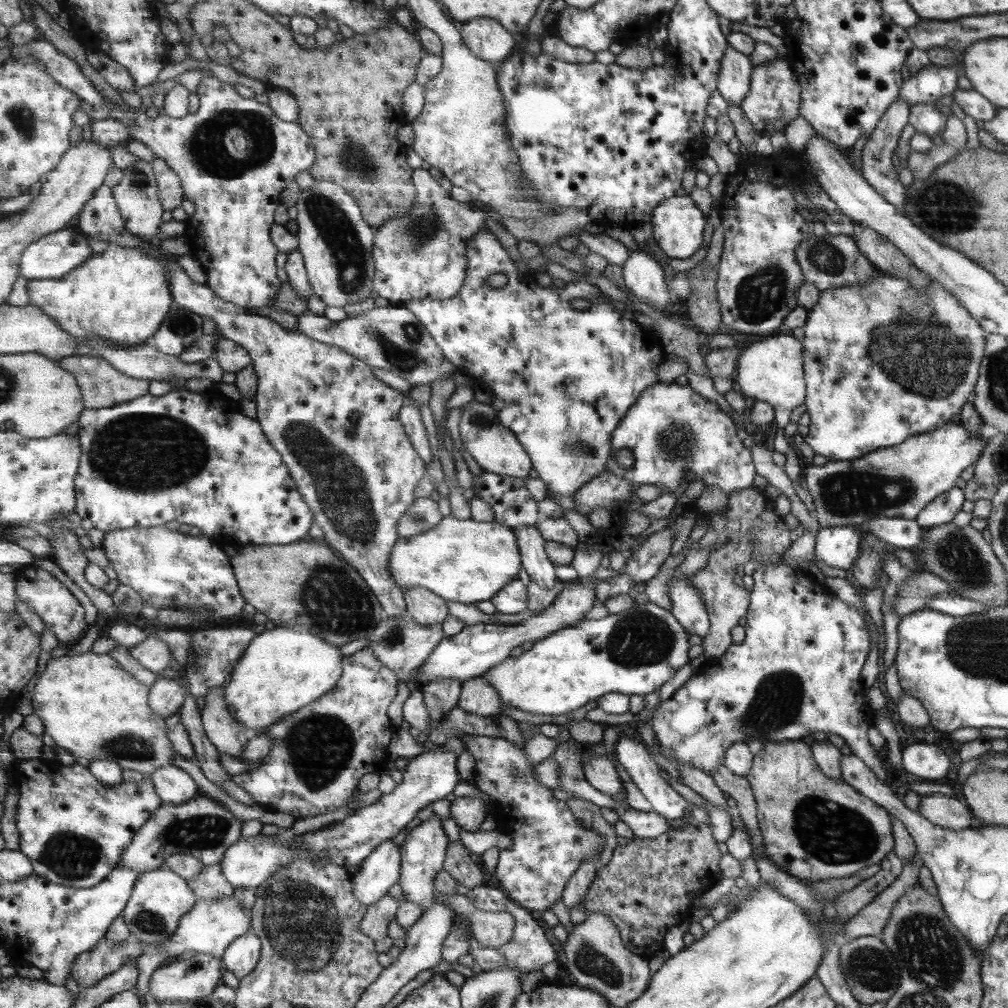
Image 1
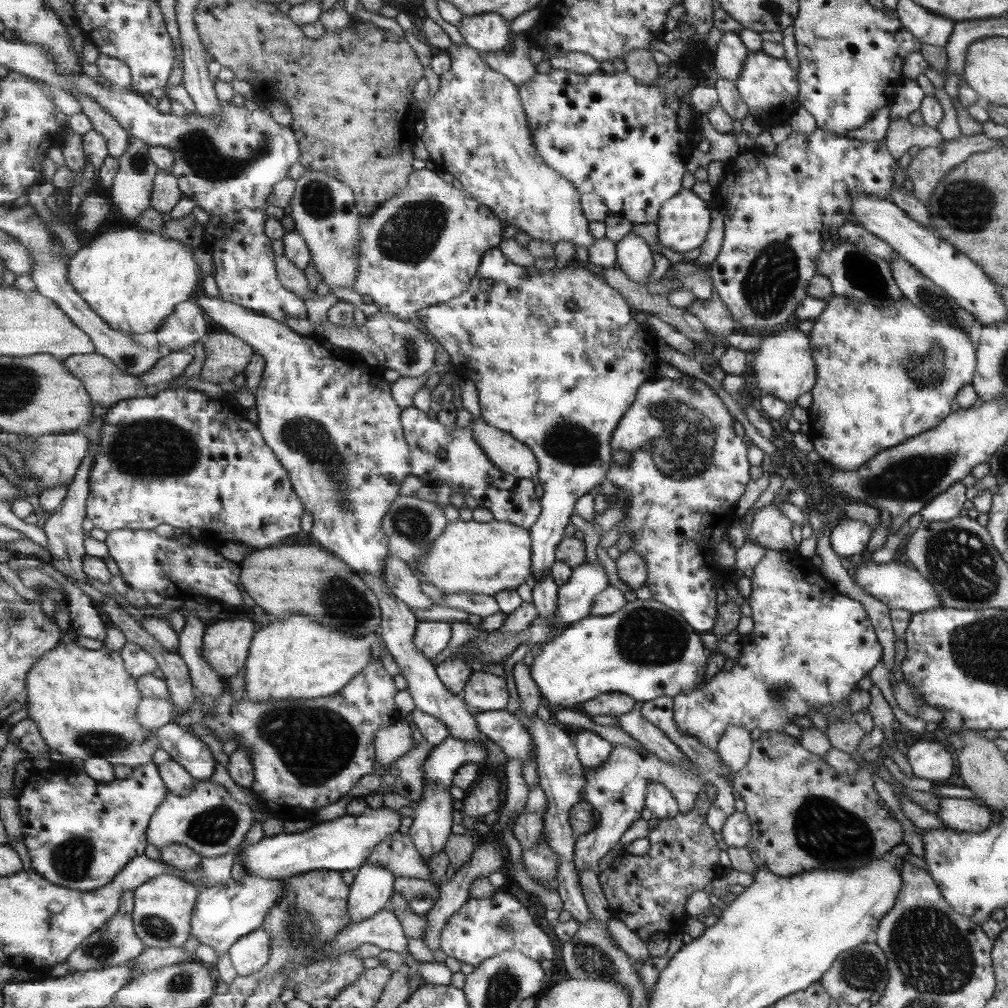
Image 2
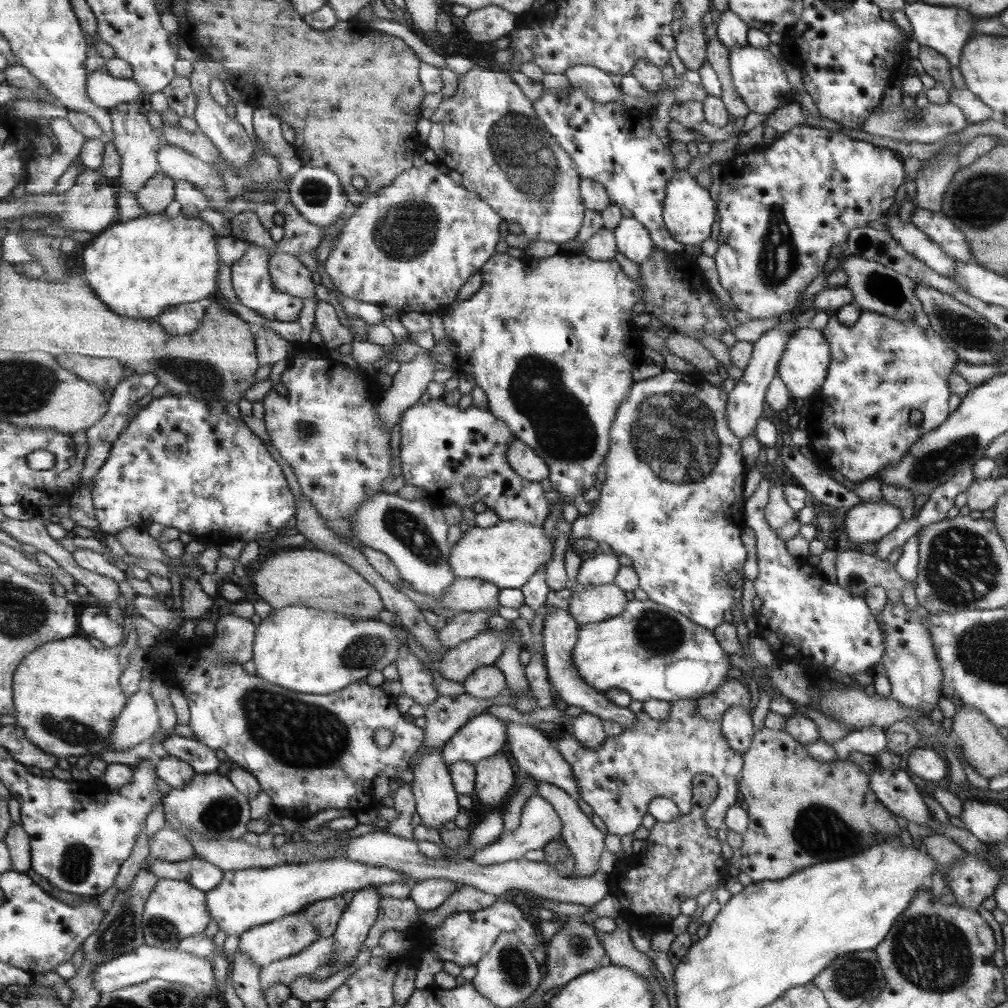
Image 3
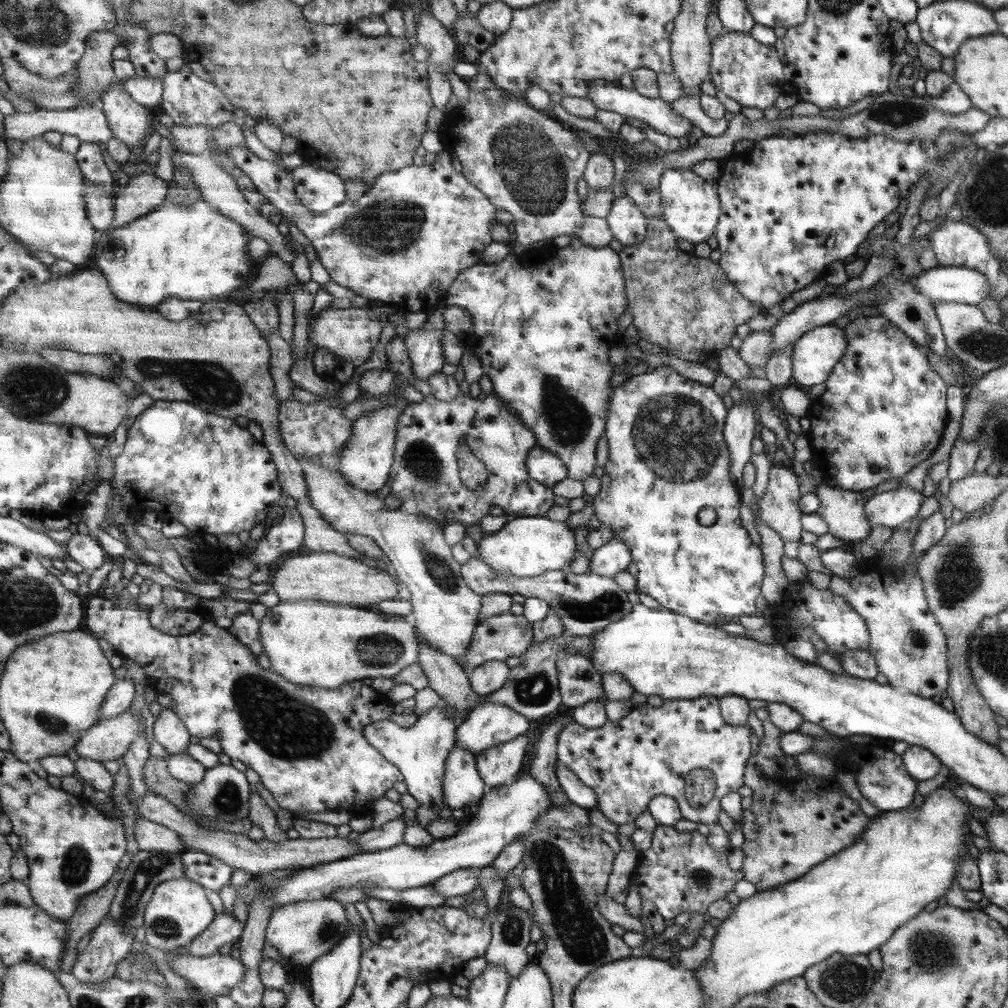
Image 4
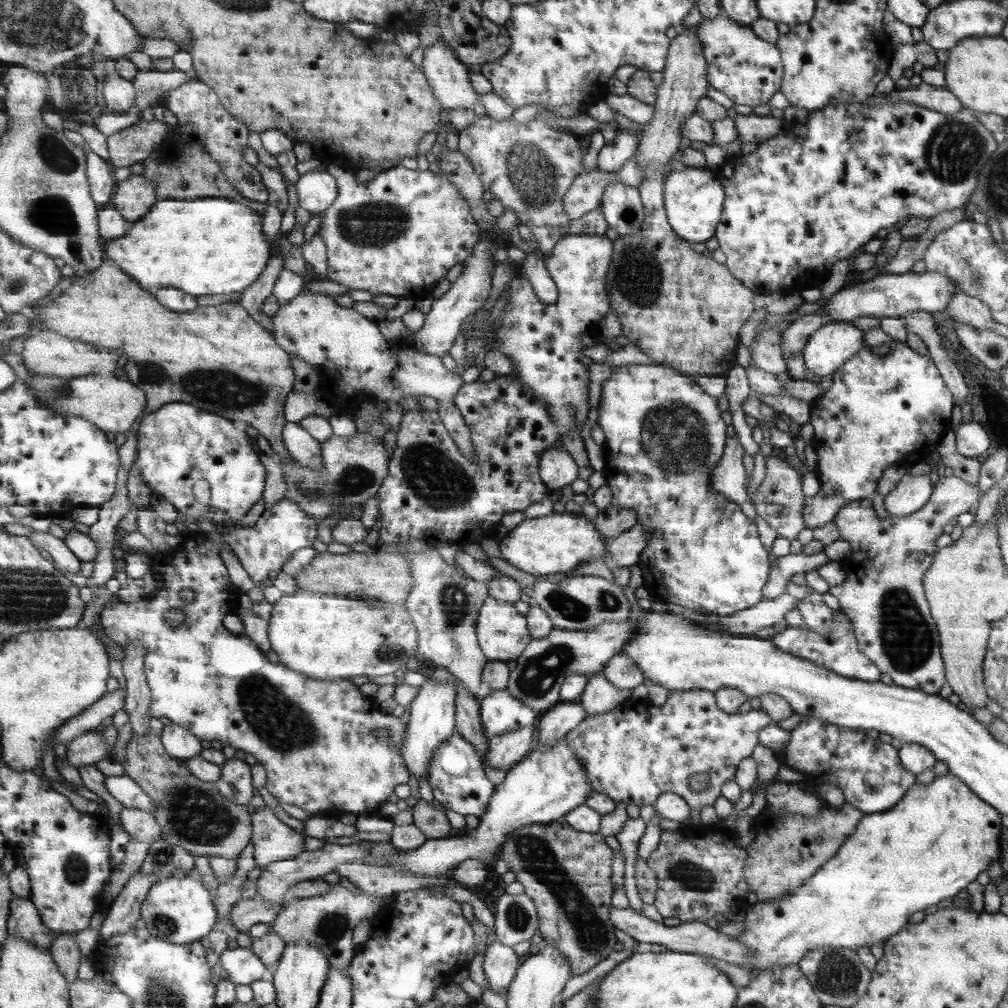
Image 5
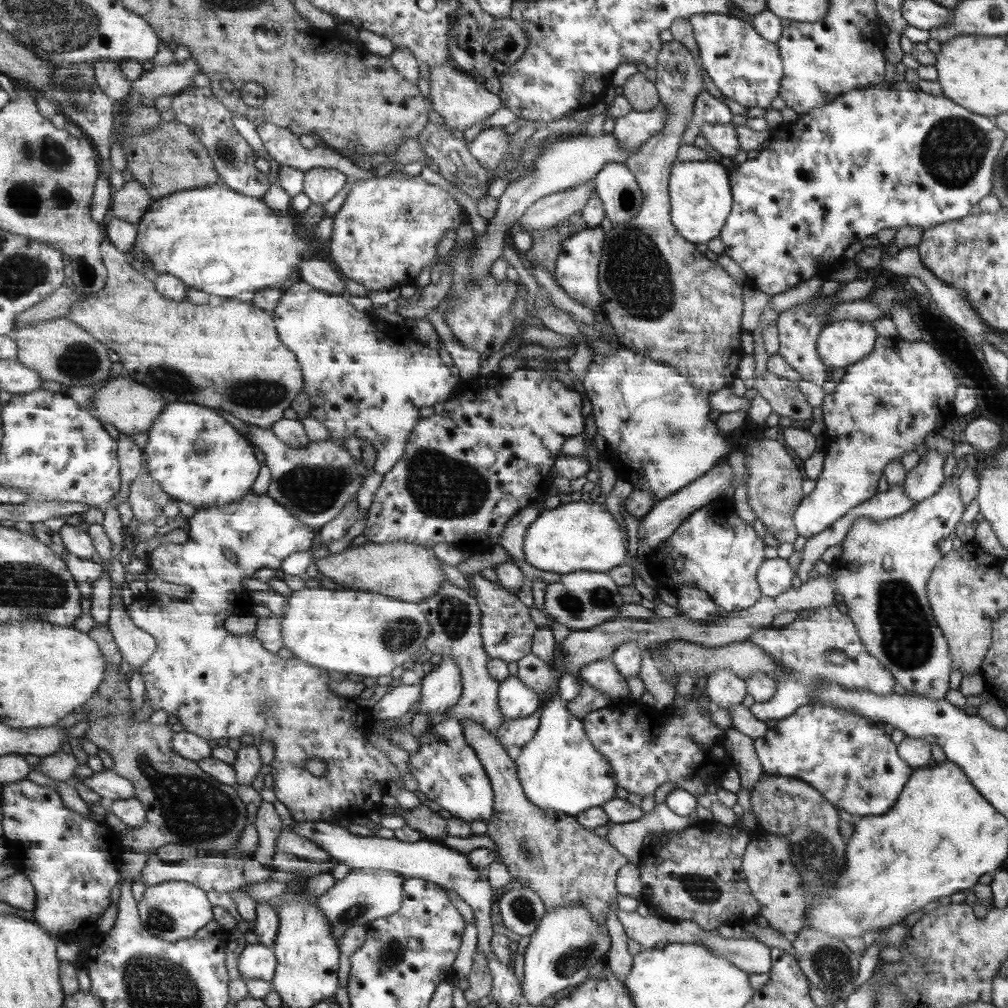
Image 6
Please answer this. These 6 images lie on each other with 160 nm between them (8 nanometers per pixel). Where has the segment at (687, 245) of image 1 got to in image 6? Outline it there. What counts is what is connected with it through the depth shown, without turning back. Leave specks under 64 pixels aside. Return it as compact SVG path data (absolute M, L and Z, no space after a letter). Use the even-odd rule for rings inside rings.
M675 162L670 168L670 221L691 244L705 244L717 237L733 203L729 176L717 162Z

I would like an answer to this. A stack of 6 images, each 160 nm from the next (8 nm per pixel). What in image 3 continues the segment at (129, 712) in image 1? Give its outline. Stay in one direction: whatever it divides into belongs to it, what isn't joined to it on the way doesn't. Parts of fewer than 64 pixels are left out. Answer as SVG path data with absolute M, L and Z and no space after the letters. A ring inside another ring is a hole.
M77 635L63 640L52 640L33 651L19 665L14 678L16 725L25 729L27 736L45 752L57 758L91 756L112 750L112 734L119 717L127 707L128 696L122 687L124 673L119 662L125 642L113 648L94 648L89 639Z

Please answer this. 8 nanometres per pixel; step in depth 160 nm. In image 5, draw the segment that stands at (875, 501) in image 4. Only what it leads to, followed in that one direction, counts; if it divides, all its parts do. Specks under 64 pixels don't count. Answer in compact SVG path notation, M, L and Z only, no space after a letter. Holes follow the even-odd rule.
M905 474L883 498L883 508L888 516L905 517L919 511L933 492L929 476Z

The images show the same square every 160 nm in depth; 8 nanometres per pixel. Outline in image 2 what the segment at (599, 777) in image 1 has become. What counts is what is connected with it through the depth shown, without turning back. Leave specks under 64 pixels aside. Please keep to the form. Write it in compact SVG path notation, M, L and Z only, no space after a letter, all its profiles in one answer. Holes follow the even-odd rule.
M582 728L575 735L574 745L576 757L582 764L582 768L593 770L607 760L613 744L605 741L593 731Z

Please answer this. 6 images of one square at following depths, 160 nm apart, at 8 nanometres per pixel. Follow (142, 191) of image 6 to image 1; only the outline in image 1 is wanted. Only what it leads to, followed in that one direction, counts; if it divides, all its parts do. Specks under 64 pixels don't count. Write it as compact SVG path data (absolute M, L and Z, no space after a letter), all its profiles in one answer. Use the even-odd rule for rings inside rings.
M155 157L152 160L154 172L158 180L159 196L168 211L175 210L183 204L186 199L186 193L182 187L181 177L175 169L167 164L163 157Z

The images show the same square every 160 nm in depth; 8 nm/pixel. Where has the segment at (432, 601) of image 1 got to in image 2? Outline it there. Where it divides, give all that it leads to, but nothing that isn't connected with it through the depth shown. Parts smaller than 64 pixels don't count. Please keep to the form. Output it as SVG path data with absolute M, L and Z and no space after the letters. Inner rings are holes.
M394 555L387 560L385 582L390 586L391 592L409 608L431 608L432 600L423 594L419 587L421 580L405 562L401 562Z

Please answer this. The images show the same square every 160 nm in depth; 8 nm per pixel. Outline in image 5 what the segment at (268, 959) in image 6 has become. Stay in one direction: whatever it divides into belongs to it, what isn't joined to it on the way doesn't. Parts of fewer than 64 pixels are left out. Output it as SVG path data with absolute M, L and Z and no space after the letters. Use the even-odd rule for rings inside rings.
M251 948L227 950L221 958L219 973L227 973L227 981L233 985L253 985L257 980L269 977L269 970L263 960Z

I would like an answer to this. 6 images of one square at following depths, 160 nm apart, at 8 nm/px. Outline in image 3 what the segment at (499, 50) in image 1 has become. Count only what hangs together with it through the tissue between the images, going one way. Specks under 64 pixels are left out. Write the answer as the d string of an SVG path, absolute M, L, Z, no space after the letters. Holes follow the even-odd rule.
M495 6L470 11L463 18L463 30L475 42L493 42L514 30L513 26L517 26L517 16Z

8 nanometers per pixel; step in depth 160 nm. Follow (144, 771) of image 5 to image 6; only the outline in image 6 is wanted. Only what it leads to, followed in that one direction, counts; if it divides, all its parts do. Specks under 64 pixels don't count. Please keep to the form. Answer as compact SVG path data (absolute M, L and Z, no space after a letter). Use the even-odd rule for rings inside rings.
M110 664L106 670L106 678L99 690L91 697L90 702L83 707L83 720L90 720L87 728L87 740L93 742L99 750L109 753L114 760L112 769L127 780L134 782L136 788L136 798L139 799L146 808L147 820L141 828L126 828L119 832L121 845L128 849L132 848L137 854L149 856L155 853L158 848L166 844L179 844L191 846L207 853L225 852L235 854L235 848L242 838L243 831L249 822L249 810L241 796L237 794L237 786L231 786L217 780L207 774L197 761L183 758L178 752L173 750L172 740L176 732L171 731L171 724L167 722L162 725L151 725L147 721L135 722L131 711L131 690L126 679L121 677L119 666Z

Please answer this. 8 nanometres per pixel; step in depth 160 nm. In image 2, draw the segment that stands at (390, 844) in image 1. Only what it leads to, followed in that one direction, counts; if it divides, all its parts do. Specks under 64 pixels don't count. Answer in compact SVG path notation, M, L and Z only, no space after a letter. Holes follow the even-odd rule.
M365 863L350 885L351 922L363 922L383 911L395 892L395 873L387 867Z

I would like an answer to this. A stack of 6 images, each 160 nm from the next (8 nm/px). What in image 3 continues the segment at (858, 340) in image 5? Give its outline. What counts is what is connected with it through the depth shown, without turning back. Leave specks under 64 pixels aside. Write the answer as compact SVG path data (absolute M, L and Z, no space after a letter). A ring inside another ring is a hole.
M812 328L795 329L789 333L784 342L780 359L777 363L776 375L789 391L791 398L806 398L818 389L826 378L826 370L830 363L830 351L826 337L822 332Z

